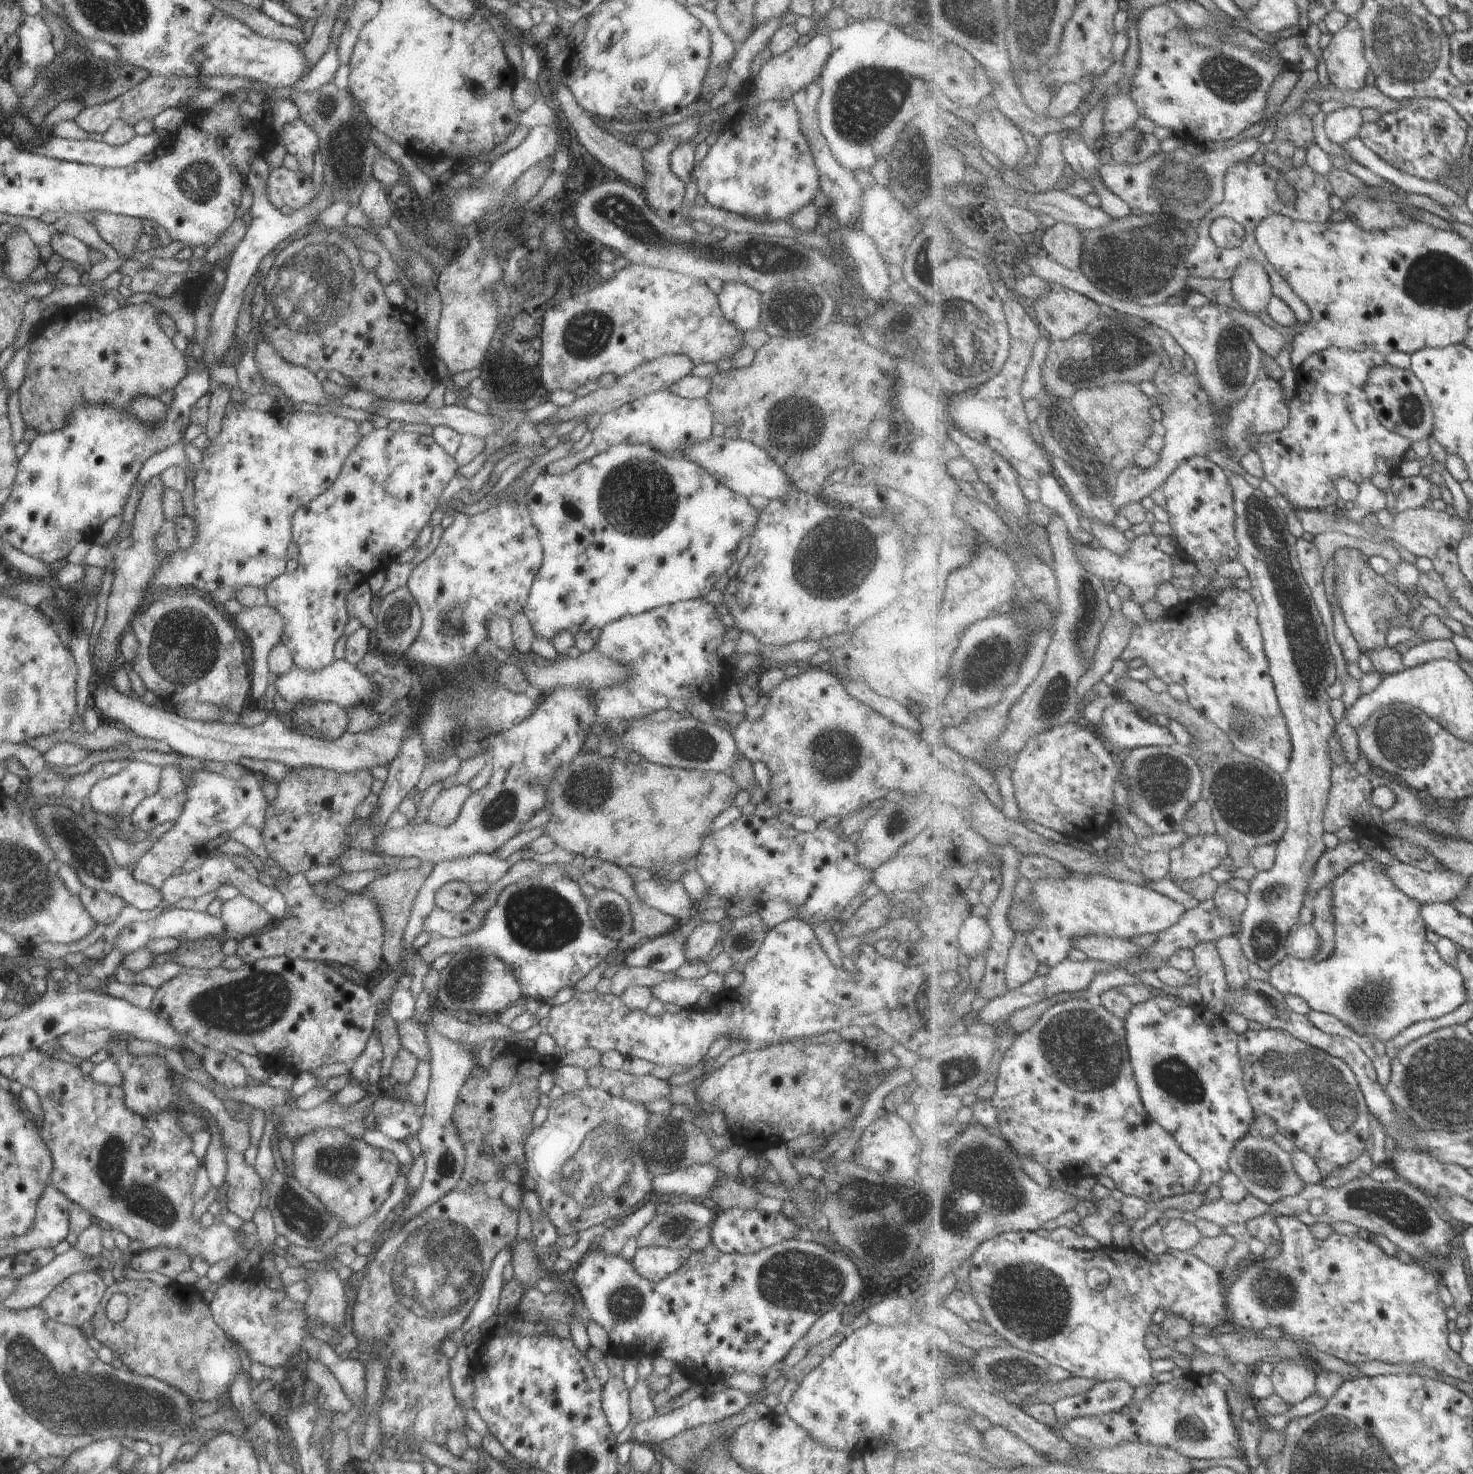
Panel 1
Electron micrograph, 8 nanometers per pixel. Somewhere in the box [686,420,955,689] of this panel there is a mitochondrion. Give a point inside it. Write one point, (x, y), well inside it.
(835, 559)

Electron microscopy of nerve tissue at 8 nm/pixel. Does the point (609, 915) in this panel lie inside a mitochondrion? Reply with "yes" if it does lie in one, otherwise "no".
yes

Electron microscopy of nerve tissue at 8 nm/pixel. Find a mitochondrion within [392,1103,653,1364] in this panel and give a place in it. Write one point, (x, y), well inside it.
(625, 1302)

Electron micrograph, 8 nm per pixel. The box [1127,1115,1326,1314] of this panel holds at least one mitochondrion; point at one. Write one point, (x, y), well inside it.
(1269, 1171)

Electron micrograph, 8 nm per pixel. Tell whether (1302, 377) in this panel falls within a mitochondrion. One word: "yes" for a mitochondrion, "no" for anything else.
no

